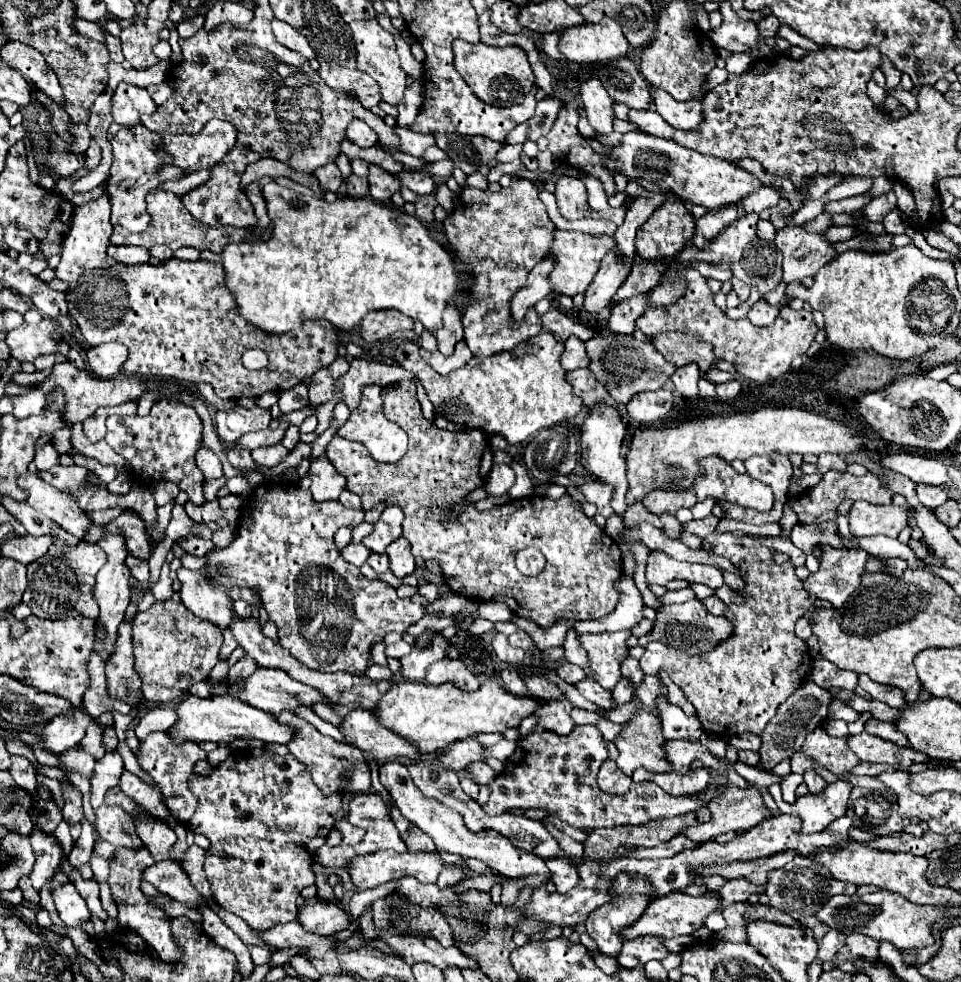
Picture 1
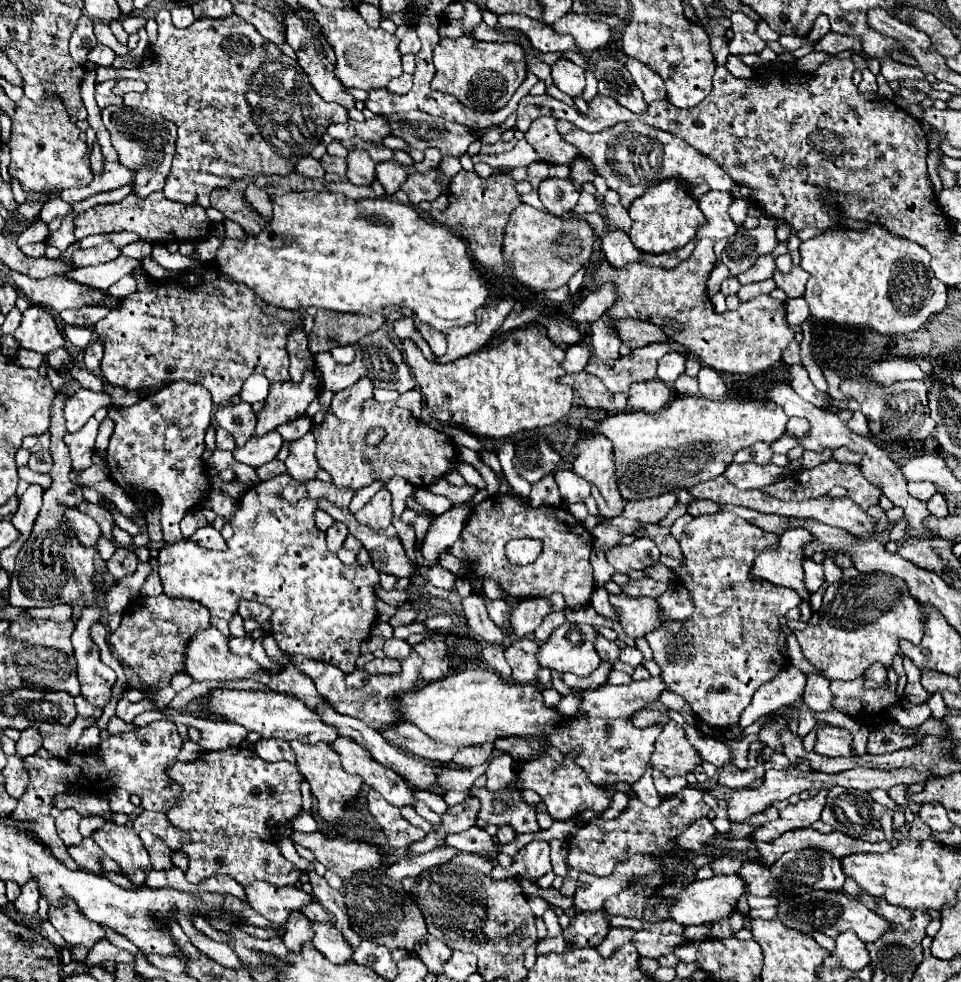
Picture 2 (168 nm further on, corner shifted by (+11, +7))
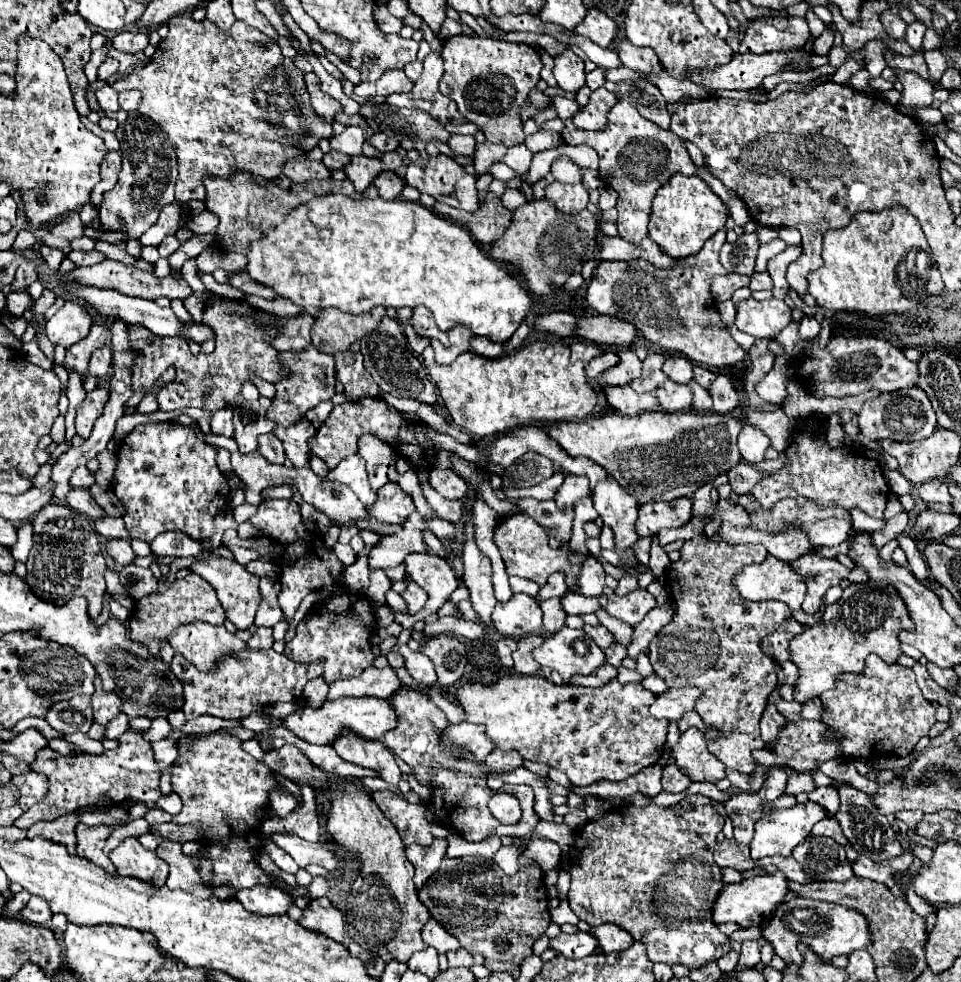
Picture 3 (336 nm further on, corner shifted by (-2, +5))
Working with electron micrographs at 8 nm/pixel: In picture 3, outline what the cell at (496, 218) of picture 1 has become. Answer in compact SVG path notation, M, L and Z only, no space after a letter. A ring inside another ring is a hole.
M491 192L483 202L479 202L479 208L475 212L461 212L445 204L435 204L435 212L451 222L465 226L471 232L471 236L483 246L495 244L499 236L505 234L513 216L513 212L503 206L501 198L493 196Z

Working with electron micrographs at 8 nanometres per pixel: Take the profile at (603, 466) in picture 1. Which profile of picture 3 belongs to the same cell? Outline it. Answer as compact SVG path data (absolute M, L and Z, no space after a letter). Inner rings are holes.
M609 476L593 488L593 504L603 522L613 528L617 554L625 562L633 562L633 554L629 548L639 538L635 532L637 510L639 510L637 500L631 494L627 494L615 482L615 478Z

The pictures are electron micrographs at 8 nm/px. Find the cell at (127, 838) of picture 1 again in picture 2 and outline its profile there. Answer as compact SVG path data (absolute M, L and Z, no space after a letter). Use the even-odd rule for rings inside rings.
M106 822L102 830L96 830L92 834L92 840L120 866L120 874L124 874L138 886L144 884L148 872L152 870L152 864L142 840L132 828Z

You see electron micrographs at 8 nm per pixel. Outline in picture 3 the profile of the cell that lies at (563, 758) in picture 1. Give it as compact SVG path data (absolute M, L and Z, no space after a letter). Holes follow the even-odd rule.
M435 838L431 846L407 846L405 856L409 862L415 866L415 886L421 888L425 880L439 870L441 860L445 858L447 852L447 838Z

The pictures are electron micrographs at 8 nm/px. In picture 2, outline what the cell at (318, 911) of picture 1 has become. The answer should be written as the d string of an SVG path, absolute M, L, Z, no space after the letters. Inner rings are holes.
M254 882L244 888L246 902L256 910L262 912L274 924L286 924L292 910L300 910L304 904L310 904L310 894L296 886L282 886L276 888L268 882Z

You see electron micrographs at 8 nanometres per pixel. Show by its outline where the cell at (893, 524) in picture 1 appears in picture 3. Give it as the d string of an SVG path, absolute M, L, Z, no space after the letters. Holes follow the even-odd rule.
M729 484L719 486L719 496L725 498L725 500L733 500L735 504L743 506L743 508L751 514L753 528L757 528L757 530L769 530L769 532L771 532L771 530L781 530L781 528L785 528L787 524L797 524L797 526L801 526L801 528L807 532L807 536L809 536L809 540L811 540L811 544L813 544L815 548L841 544L843 540L847 540L847 534L849 534L851 528L853 528L851 514L849 514L847 510L839 510L839 506L821 508L821 506L815 506L815 502L811 502L811 500L807 500L807 498L783 498L783 500L779 500L773 508L763 510L763 508L759 506L759 502L757 502L755 496L751 496L751 494L747 494L747 496L735 494Z

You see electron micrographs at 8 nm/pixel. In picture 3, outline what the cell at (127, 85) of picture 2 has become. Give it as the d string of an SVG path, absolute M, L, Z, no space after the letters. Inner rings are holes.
M125 90L119 94L119 104L123 110L135 110L139 106L139 100L141 100L141 92L139 90Z

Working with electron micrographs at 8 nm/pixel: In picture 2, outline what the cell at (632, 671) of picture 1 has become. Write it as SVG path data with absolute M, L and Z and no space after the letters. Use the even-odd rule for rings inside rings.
M596 636L596 640L594 640L594 648L596 648L596 652L600 654L602 660L608 660L608 662L616 662L616 660L618 660L620 648L616 646L616 642L606 640L604 636Z

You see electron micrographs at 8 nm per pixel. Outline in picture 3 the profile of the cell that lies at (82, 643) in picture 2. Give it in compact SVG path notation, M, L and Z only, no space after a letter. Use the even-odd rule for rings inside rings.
M97 676L95 678L95 694L91 696L91 706L93 706L93 718L99 722L99 724L107 724L111 722L117 714L119 714L119 708L121 708L121 698L115 694L115 692L109 692L101 686L101 678Z

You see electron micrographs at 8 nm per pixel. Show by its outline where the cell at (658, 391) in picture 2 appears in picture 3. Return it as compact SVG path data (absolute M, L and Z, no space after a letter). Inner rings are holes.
M663 382L655 390L655 398L659 400L659 408L667 412L687 412L693 406L693 394L687 384L677 382Z

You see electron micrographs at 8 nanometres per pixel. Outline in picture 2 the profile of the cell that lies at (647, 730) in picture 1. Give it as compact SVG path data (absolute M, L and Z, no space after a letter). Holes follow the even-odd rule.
M670 720L664 726L664 732L658 738L652 768L668 774L668 776L686 776L702 764L702 756L698 750L686 740L686 732L680 724Z

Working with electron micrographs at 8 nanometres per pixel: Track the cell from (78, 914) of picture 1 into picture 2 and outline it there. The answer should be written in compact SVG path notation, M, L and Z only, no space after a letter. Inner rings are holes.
M50 908L48 920L72 946L84 946L92 950L96 942L106 938L100 924L90 924L90 920L82 920L82 916L74 912L74 908Z

